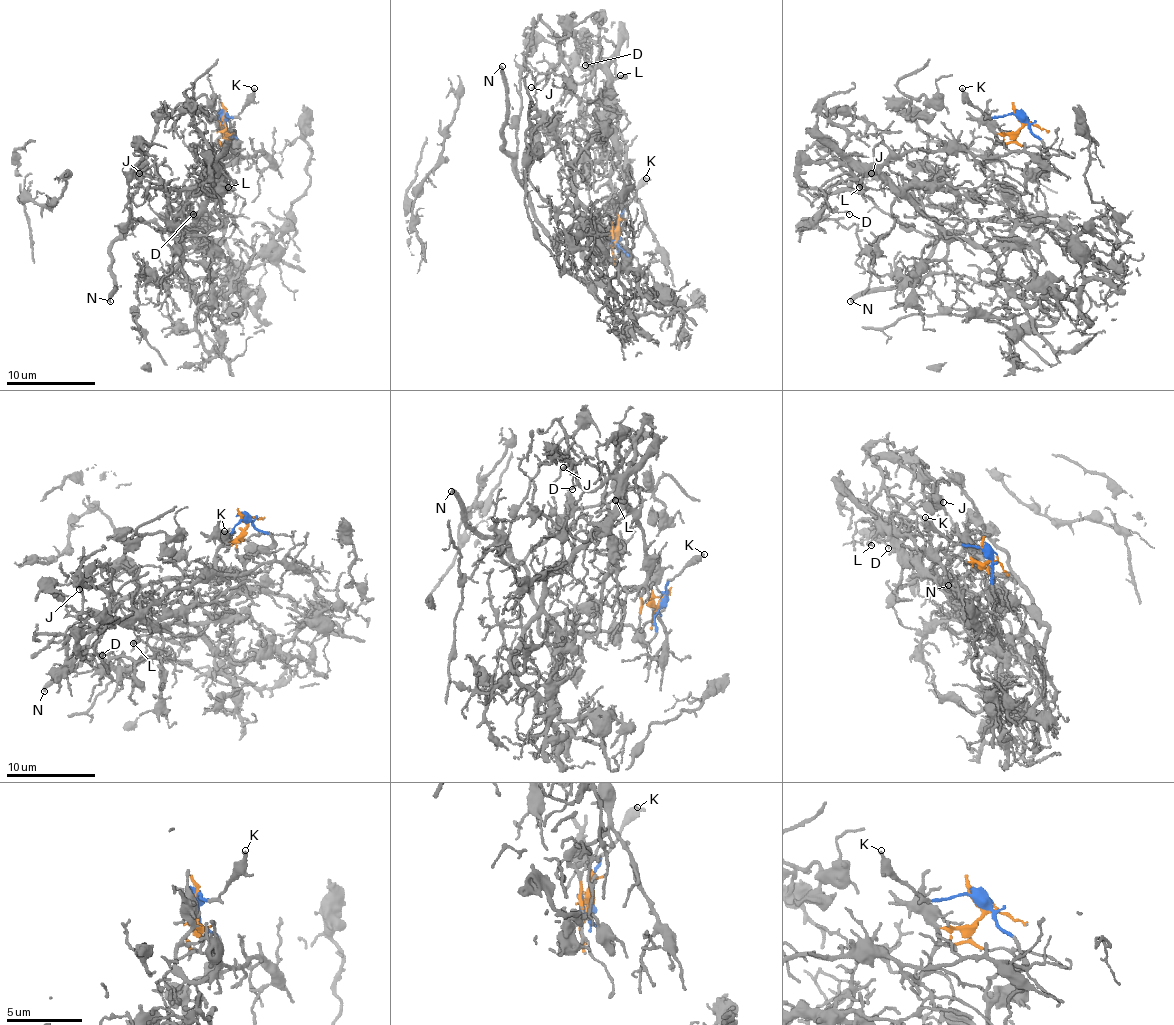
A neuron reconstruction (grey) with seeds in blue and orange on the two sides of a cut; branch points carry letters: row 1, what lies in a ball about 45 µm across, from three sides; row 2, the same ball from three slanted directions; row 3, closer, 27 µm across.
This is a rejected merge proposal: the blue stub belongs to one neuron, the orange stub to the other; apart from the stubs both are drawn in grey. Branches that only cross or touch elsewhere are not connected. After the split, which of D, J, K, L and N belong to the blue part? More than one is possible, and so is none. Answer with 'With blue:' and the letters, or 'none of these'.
With blue: K, N

